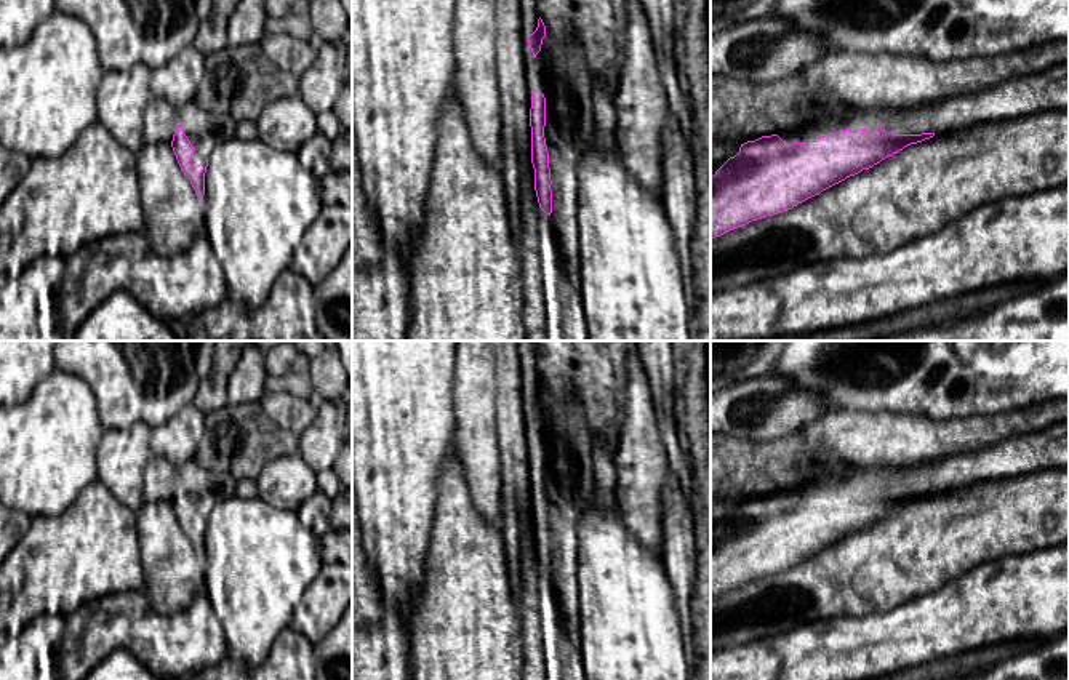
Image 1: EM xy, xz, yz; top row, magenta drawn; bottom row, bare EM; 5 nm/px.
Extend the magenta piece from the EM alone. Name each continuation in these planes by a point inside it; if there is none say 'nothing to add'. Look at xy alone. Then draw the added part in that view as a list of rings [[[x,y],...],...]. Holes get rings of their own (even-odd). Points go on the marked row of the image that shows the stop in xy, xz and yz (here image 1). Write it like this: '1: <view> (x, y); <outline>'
1: xy (205, 130); [[[197,101],[178,107],[178,125],[194,146],[190,163],[203,163],[224,141],[235,136],[237,122],[229,114],[205,110]]]

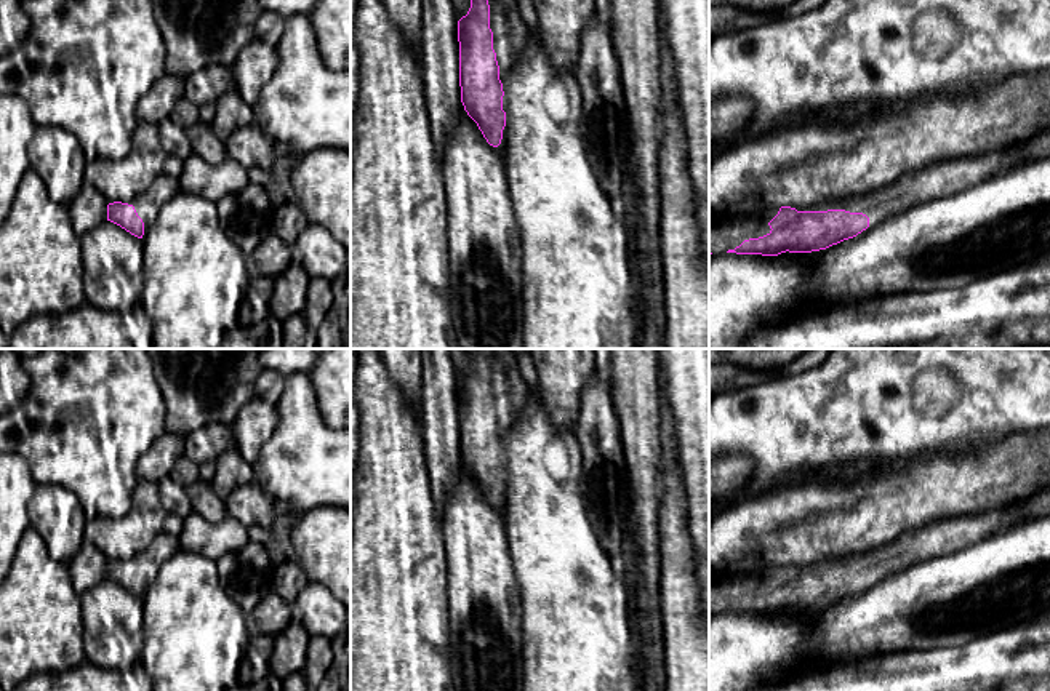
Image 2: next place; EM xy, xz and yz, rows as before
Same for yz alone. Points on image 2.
1: yz (949, 176); [[[1015,147],[999,149],[980,155],[948,158],[916,173],[904,174],[896,182],[863,195],[837,198],[797,211],[845,210],[869,218],[869,229],[909,208],[956,195],[972,186],[1015,166],[1029,163]],[[863,230],[858,235],[863,235]]]

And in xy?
1: xy (148, 205); [[[162,173],[144,194],[128,202],[144,222],[144,235],[158,218],[162,206],[179,192],[178,178]]]

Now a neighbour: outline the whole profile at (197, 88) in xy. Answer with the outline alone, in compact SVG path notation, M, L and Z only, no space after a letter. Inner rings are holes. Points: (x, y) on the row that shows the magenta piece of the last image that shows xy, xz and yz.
M211 64L184 78L184 98L198 107L208 102L216 102L221 94L232 88L232 66Z

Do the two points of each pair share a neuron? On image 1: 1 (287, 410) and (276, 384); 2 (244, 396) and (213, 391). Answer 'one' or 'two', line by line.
1: two
2: two

